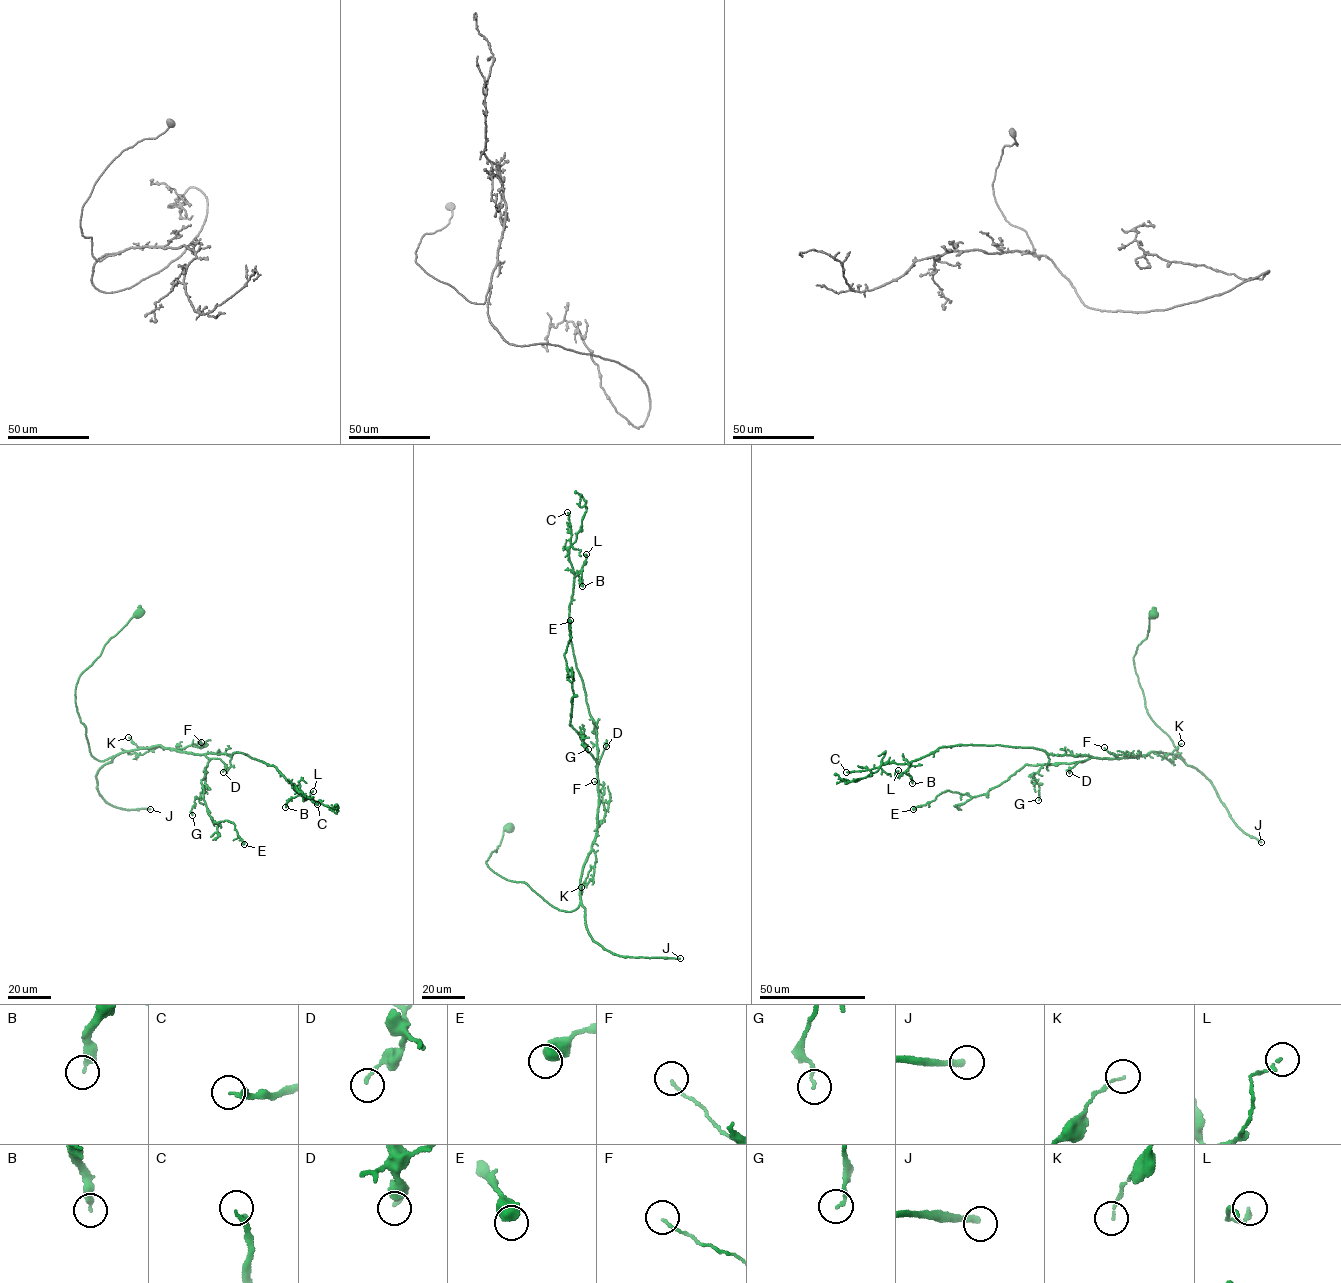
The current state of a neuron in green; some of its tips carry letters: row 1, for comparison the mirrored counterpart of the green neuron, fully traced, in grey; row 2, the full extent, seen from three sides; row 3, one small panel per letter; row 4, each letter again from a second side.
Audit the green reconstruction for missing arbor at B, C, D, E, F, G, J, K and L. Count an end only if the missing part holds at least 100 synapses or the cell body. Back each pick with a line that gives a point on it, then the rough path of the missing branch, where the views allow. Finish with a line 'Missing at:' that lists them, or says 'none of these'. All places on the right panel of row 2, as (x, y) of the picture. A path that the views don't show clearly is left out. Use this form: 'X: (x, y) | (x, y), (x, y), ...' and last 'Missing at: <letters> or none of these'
J: (1261, 842)
Missing at: J

